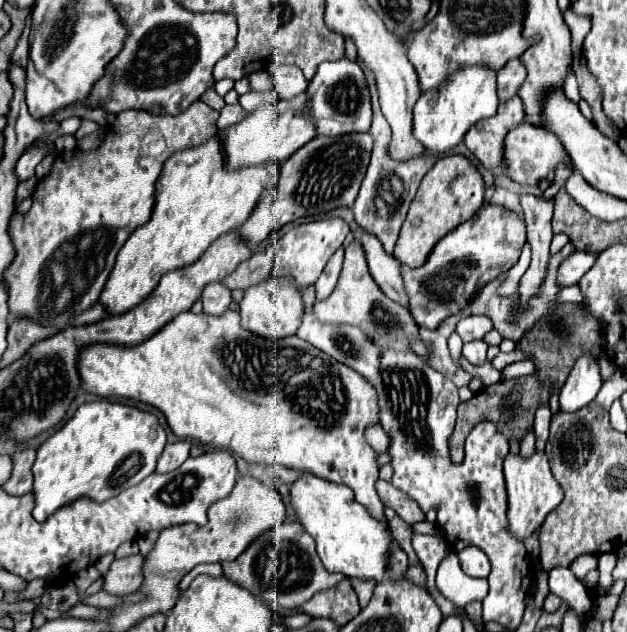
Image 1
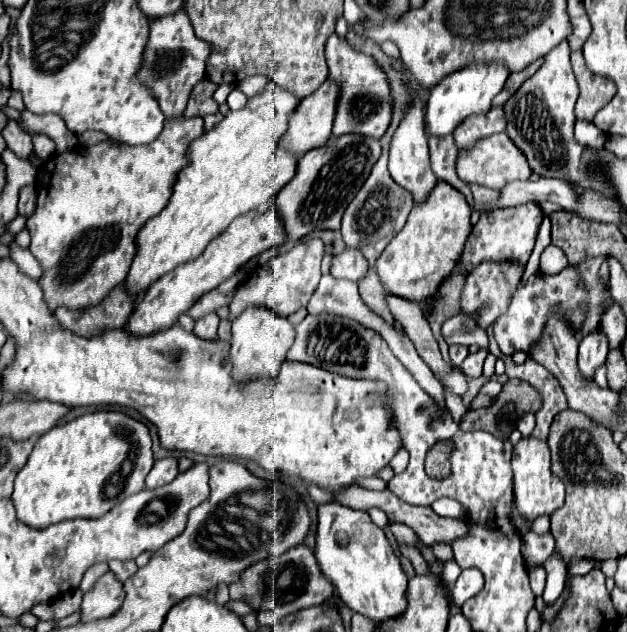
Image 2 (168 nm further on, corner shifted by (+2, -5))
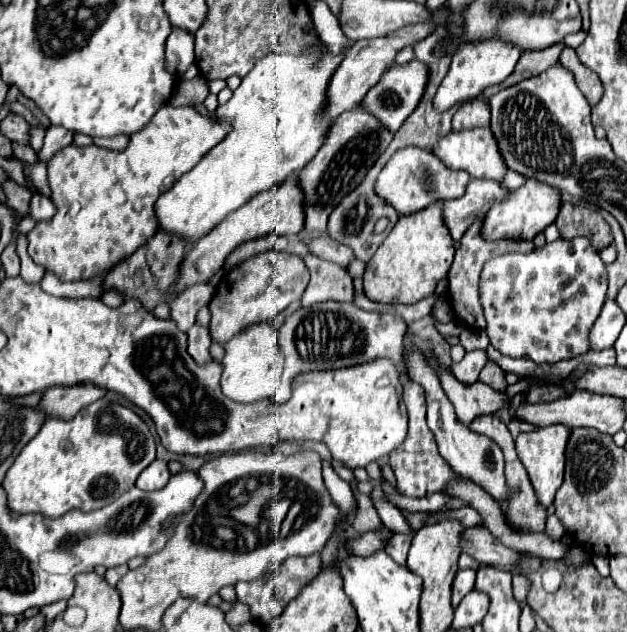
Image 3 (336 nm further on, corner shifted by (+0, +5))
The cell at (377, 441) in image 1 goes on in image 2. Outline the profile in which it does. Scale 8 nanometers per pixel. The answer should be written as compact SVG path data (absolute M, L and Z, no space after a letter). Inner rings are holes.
M402 448L402 450L392 458L392 462L390 462L388 466L392 468L394 474L400 474L400 472L406 468L406 464L408 464L408 452Z

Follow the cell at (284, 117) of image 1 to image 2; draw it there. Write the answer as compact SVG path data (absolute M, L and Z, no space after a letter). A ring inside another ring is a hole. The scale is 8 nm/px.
M328 78L314 94L298 104L284 136L284 148L288 152L302 156L330 138L336 116L336 96L340 96L340 88Z

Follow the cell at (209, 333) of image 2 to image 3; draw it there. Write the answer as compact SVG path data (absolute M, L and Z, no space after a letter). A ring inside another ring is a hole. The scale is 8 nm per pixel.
M194 324L188 330L188 350L190 350L190 356L196 358L196 362L208 362L210 360L210 352L208 352L210 344L212 344L212 338L210 338L208 326Z

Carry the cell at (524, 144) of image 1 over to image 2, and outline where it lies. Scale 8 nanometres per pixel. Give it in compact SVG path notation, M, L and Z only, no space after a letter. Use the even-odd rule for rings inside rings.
M500 132L500 134L492 134L488 138L480 138L468 150L458 150L456 174L466 184L480 184L480 186L486 186L492 190L502 190L508 182L528 180L532 170L530 170L526 158L522 156L522 152L514 146L514 142L504 132Z

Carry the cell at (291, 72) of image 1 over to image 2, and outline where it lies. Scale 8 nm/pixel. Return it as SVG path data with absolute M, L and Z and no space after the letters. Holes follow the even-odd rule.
M250 76L250 78L244 78L242 82L236 84L236 88L244 94L254 94L254 92L260 92L260 88L264 88L268 82L268 78L264 76Z

